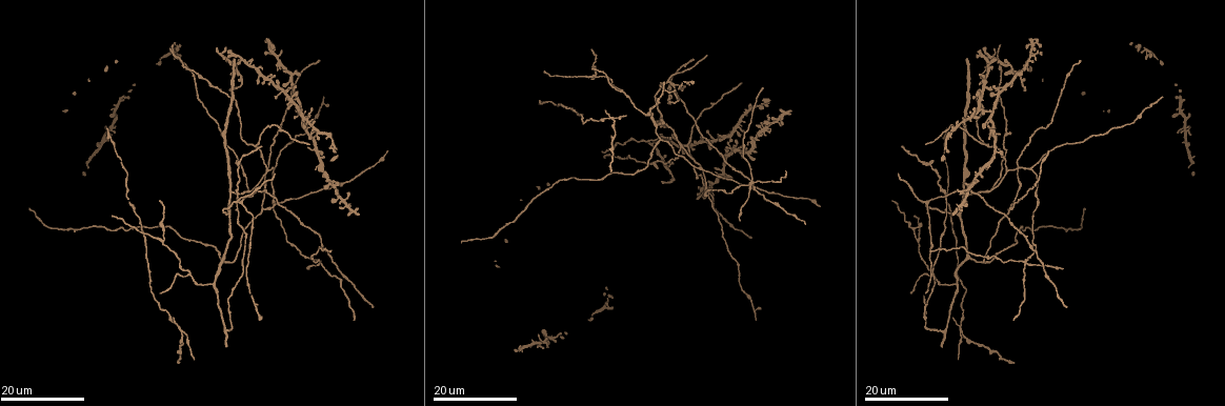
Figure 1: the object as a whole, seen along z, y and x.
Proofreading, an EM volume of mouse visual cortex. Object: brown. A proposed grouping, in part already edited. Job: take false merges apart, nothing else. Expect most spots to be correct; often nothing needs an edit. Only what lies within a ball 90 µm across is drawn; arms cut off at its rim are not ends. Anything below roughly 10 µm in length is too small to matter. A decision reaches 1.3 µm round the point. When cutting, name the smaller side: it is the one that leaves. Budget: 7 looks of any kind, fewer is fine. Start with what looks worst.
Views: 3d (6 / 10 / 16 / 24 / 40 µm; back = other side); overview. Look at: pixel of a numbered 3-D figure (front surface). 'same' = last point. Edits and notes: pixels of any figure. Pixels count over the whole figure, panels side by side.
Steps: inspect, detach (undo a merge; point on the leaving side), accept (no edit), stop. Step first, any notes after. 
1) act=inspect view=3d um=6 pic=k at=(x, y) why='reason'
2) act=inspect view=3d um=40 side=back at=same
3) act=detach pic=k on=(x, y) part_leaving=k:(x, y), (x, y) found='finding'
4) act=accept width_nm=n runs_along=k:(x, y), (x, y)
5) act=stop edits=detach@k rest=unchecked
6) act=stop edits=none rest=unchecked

act=inspect view=3d um=16 pic=1 at=(751, 180) why='four or more arms meet'

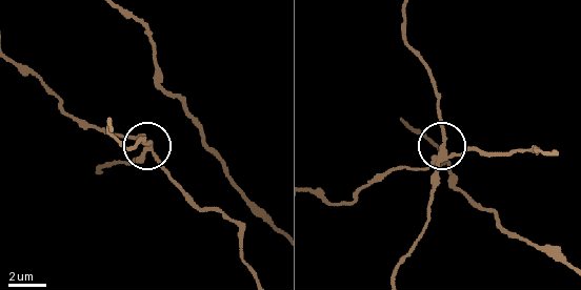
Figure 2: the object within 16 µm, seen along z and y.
act=inspect view=3d um=10 pic=2 at=(442, 150)

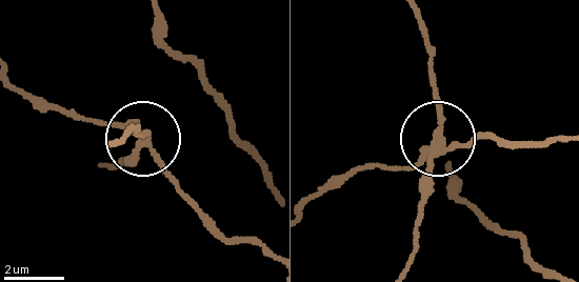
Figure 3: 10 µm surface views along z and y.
act=detach pic=3 on=(441, 104) width_nm=250 part_leaving=3:(436, 145), (436, 79), (418, 12) found='two neurons meet here'

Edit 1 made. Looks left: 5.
act=inspect view=3d um=24 pic=1 at=(1006, 170) why='branch point'

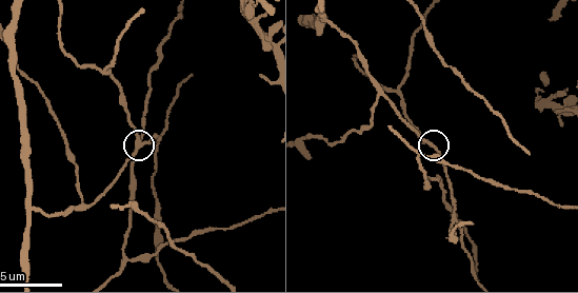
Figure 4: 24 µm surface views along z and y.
act=inspect view=3d um=10 pic=4 at=(438, 150)

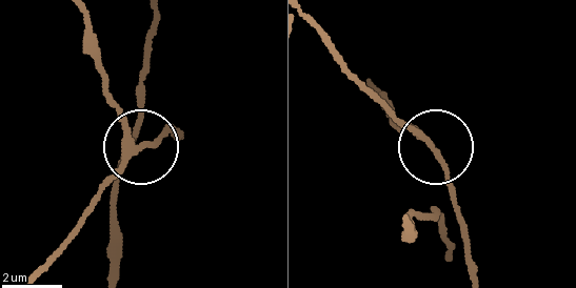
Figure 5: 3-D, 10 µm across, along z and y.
act=inspect view=3d um=10 side=back pic=5 at=(139, 146)

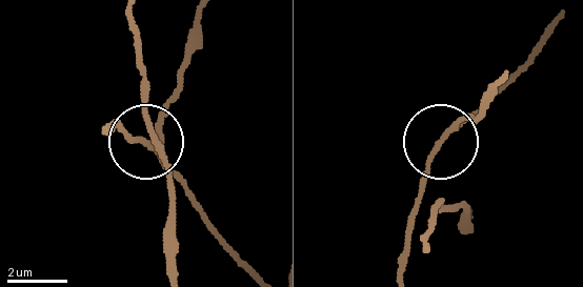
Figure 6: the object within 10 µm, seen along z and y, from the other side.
act=accept arms=3 found='one neuron here'

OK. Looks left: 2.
act=inspect view=3d um=10 pic=4 at=(423, 155) why='three-way junction'

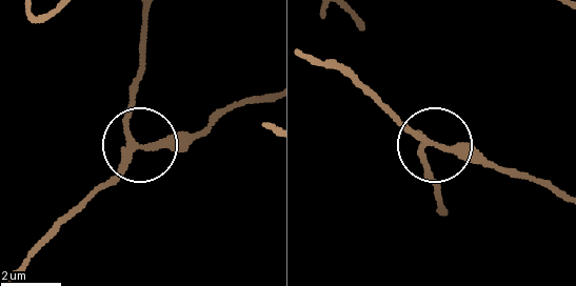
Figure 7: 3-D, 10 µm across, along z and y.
act=accept arms=3 runs_along=7:(11, 272), (132, 152), (204, 137) found='all the same neuron'

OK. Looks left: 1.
act=stop edits=detach@3 rest=unchecked

